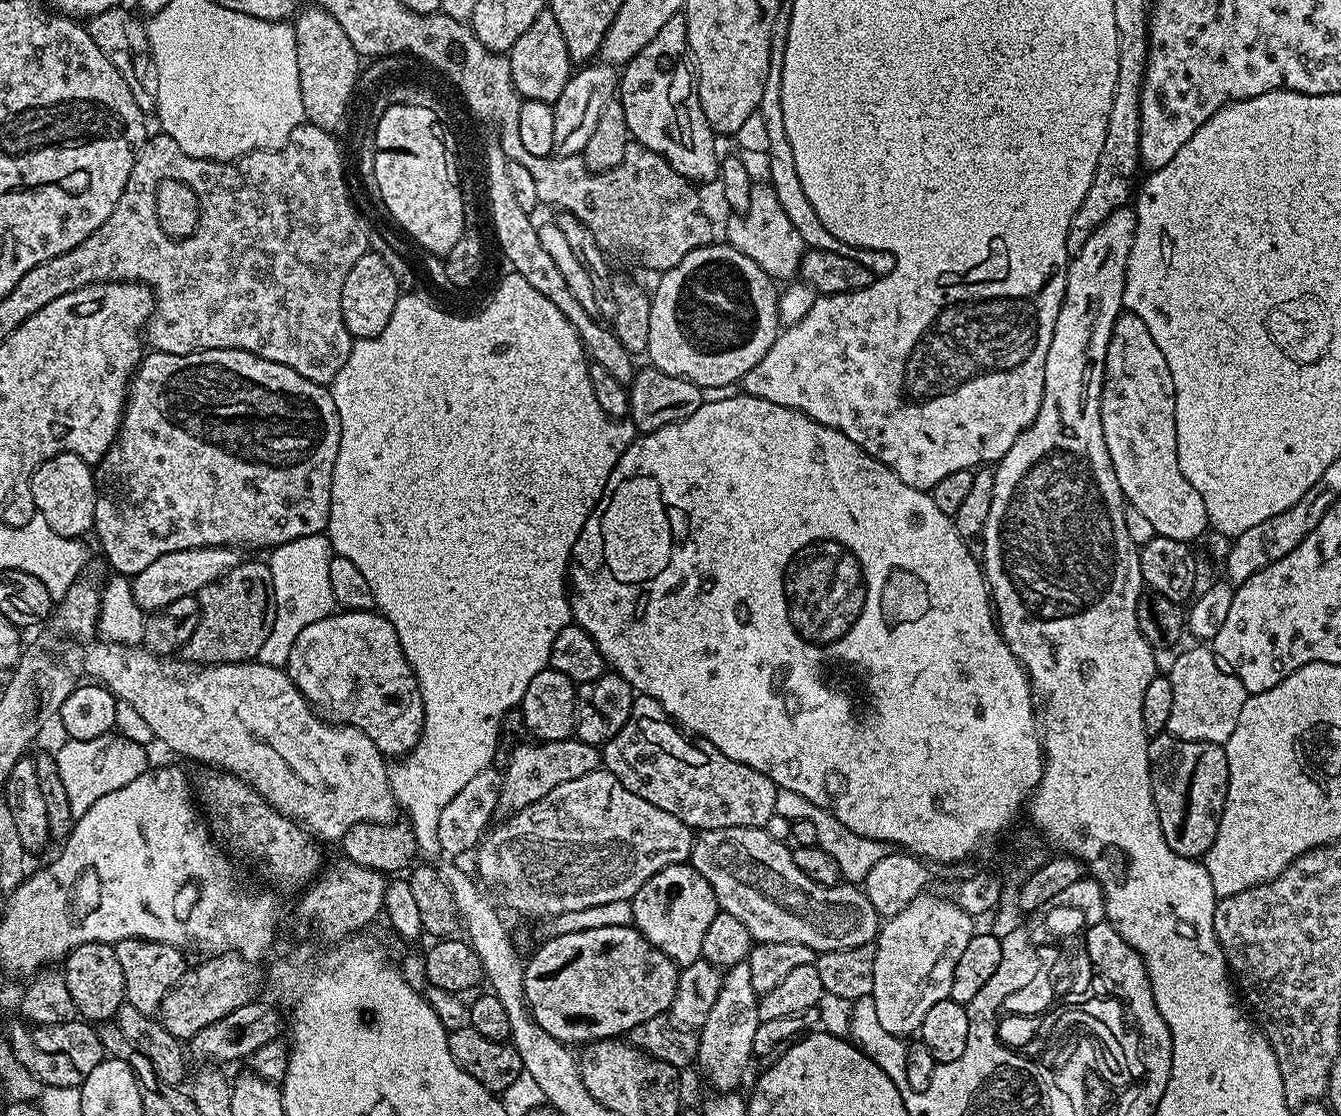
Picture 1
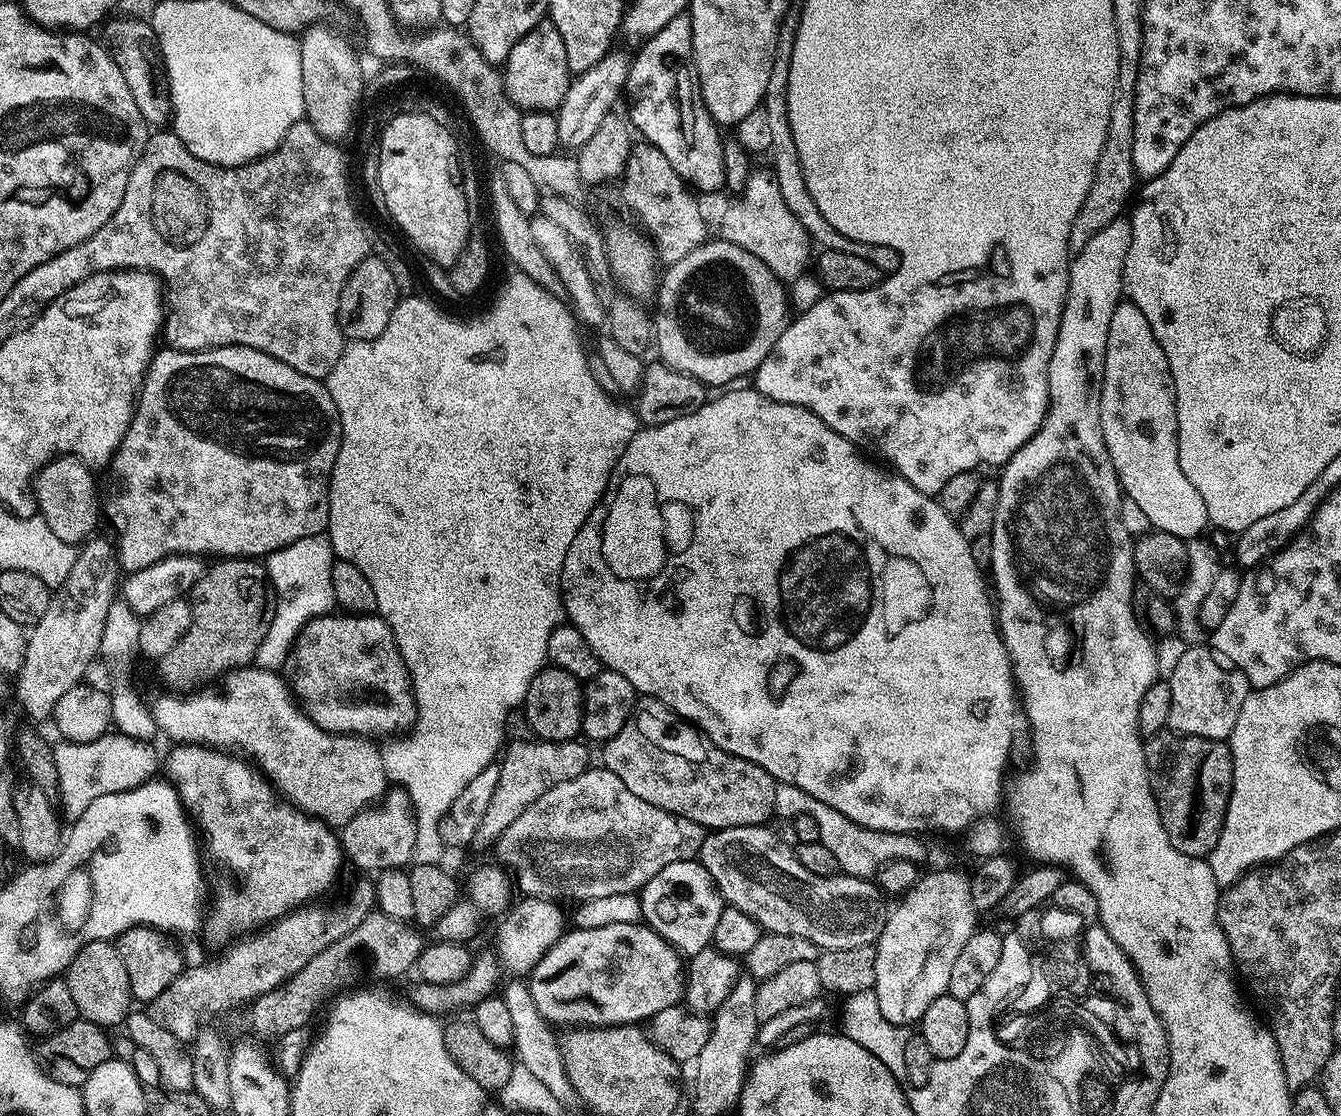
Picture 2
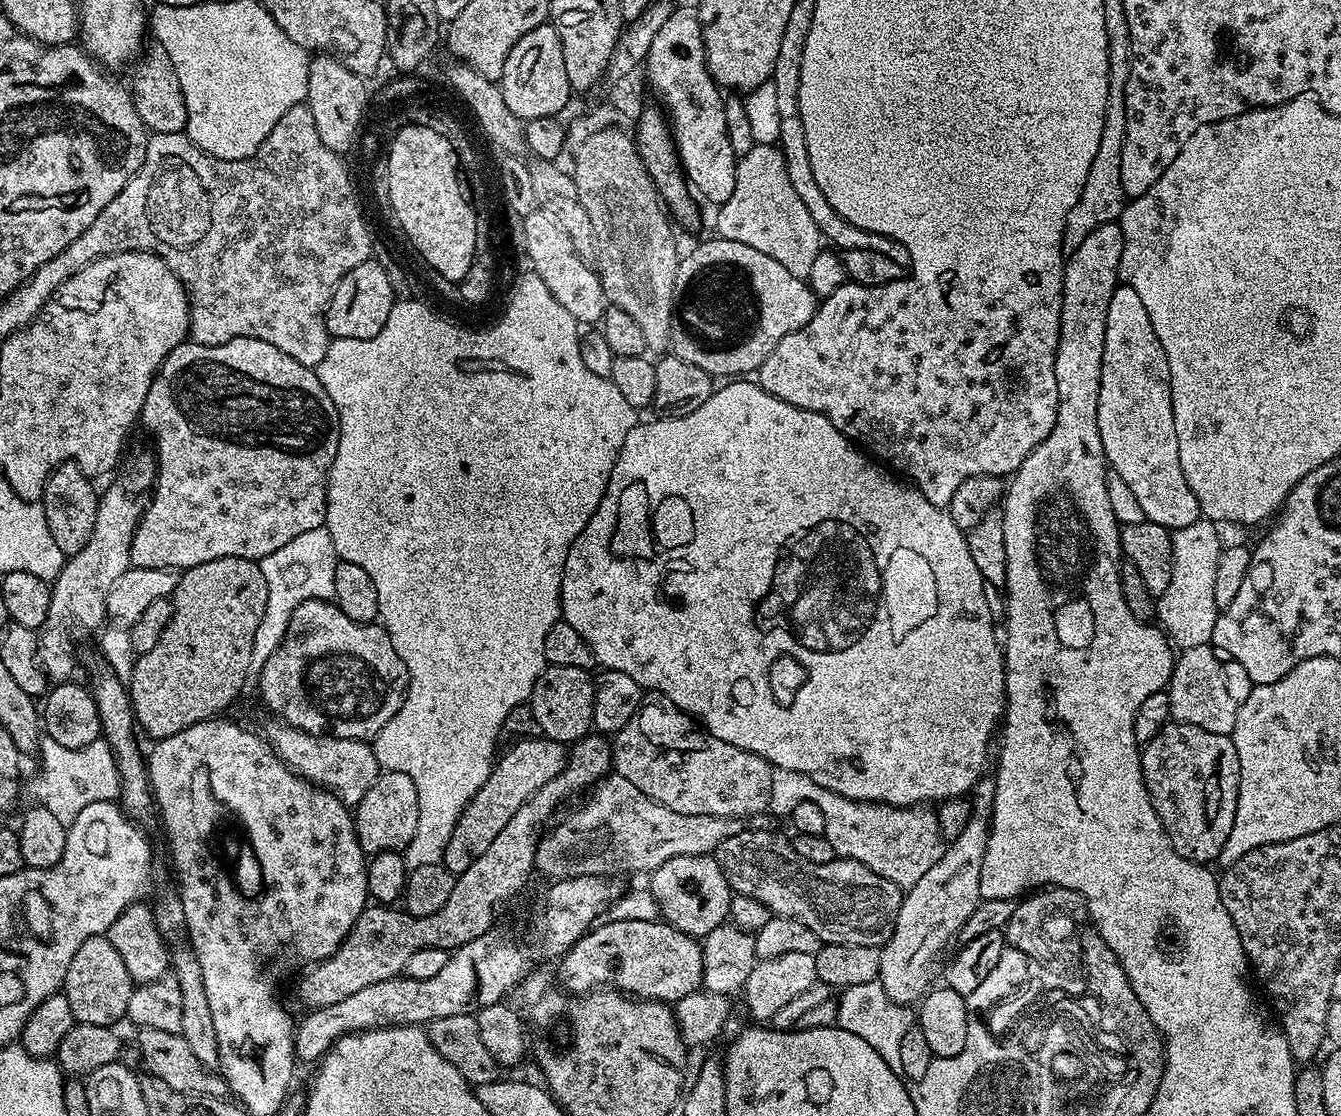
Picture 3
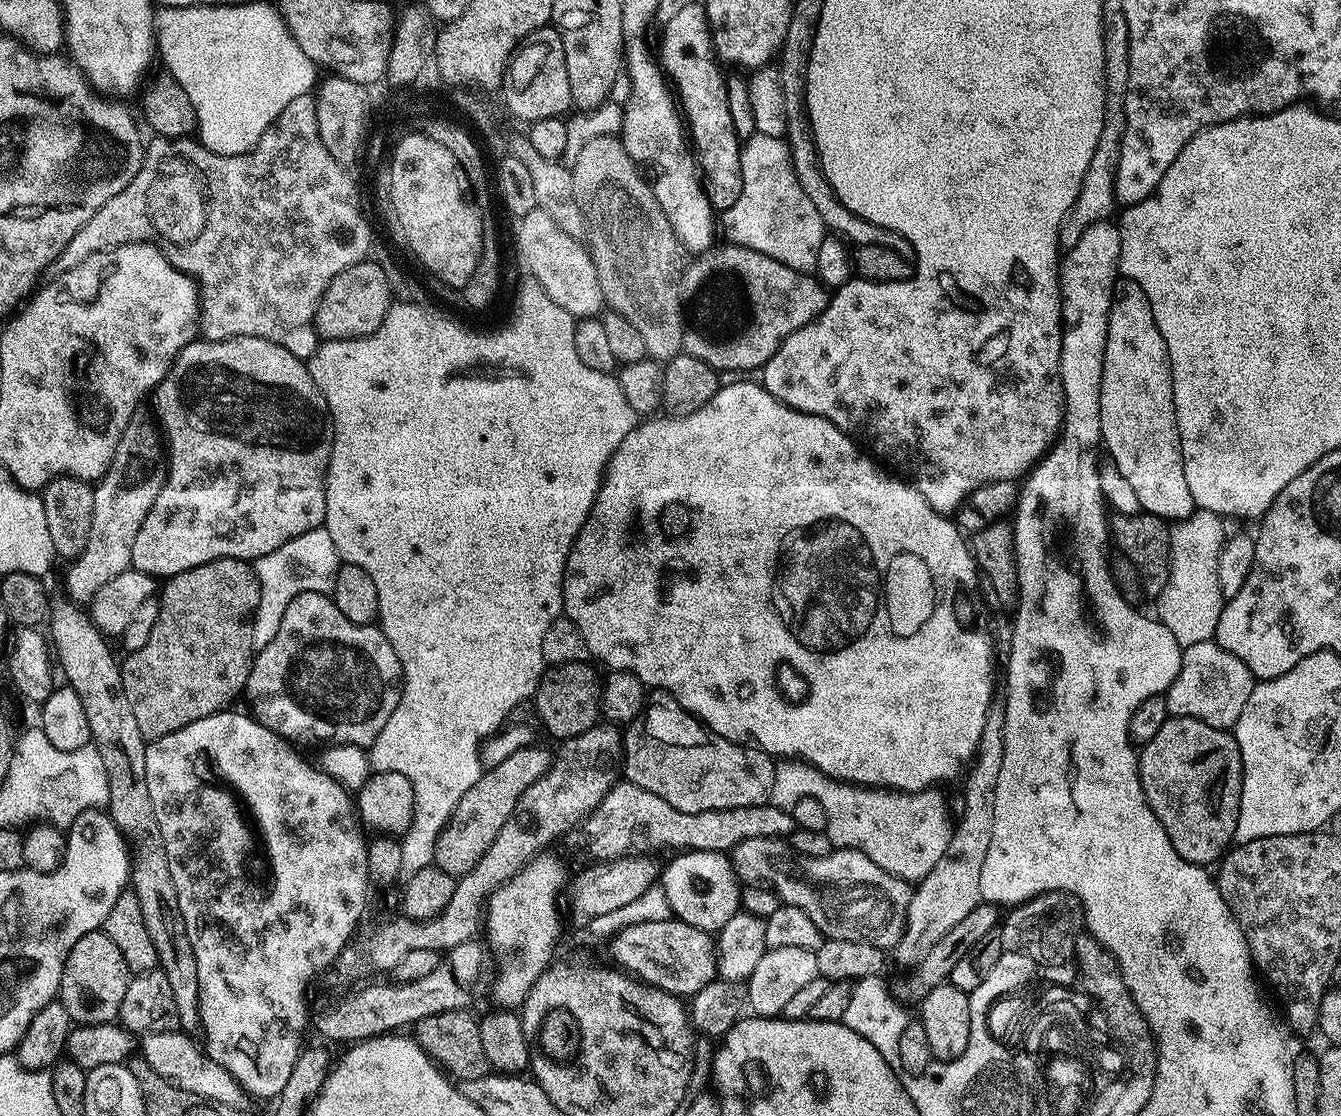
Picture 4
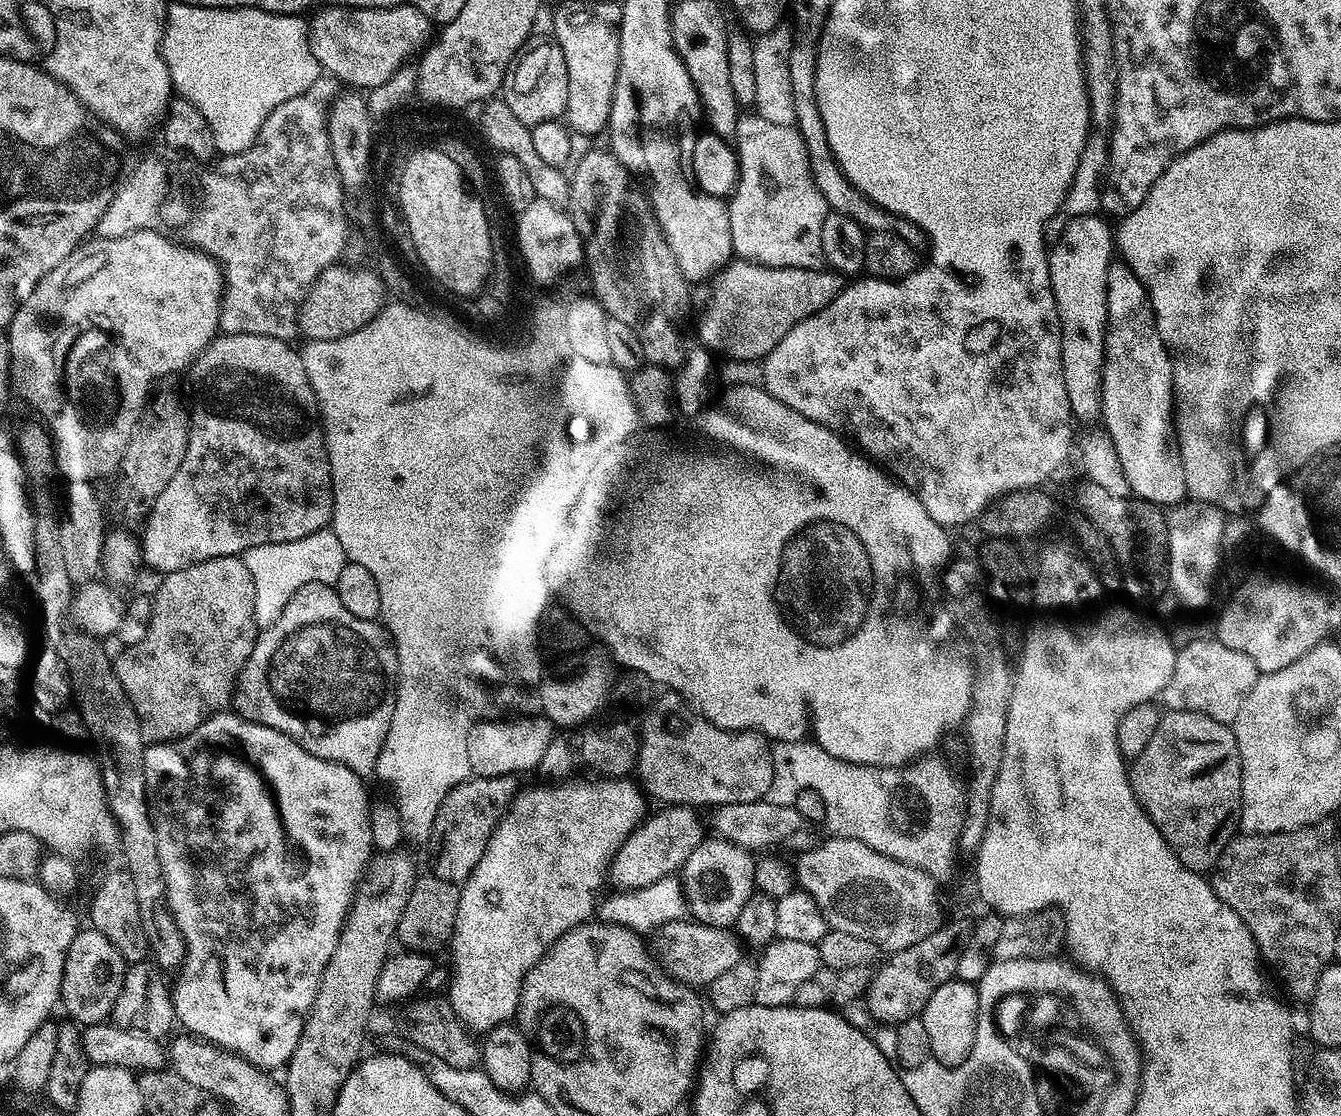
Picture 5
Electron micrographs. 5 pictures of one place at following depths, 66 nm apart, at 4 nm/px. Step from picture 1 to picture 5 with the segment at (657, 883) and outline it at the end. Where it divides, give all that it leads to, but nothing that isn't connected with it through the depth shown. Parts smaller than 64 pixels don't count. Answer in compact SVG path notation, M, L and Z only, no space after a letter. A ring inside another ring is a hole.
M705 838L694 854L686 858L682 869L684 899L687 911L699 923L726 929L735 925L738 914L742 914L742 906L754 895L757 861L752 856L749 849L740 848L729 840Z

